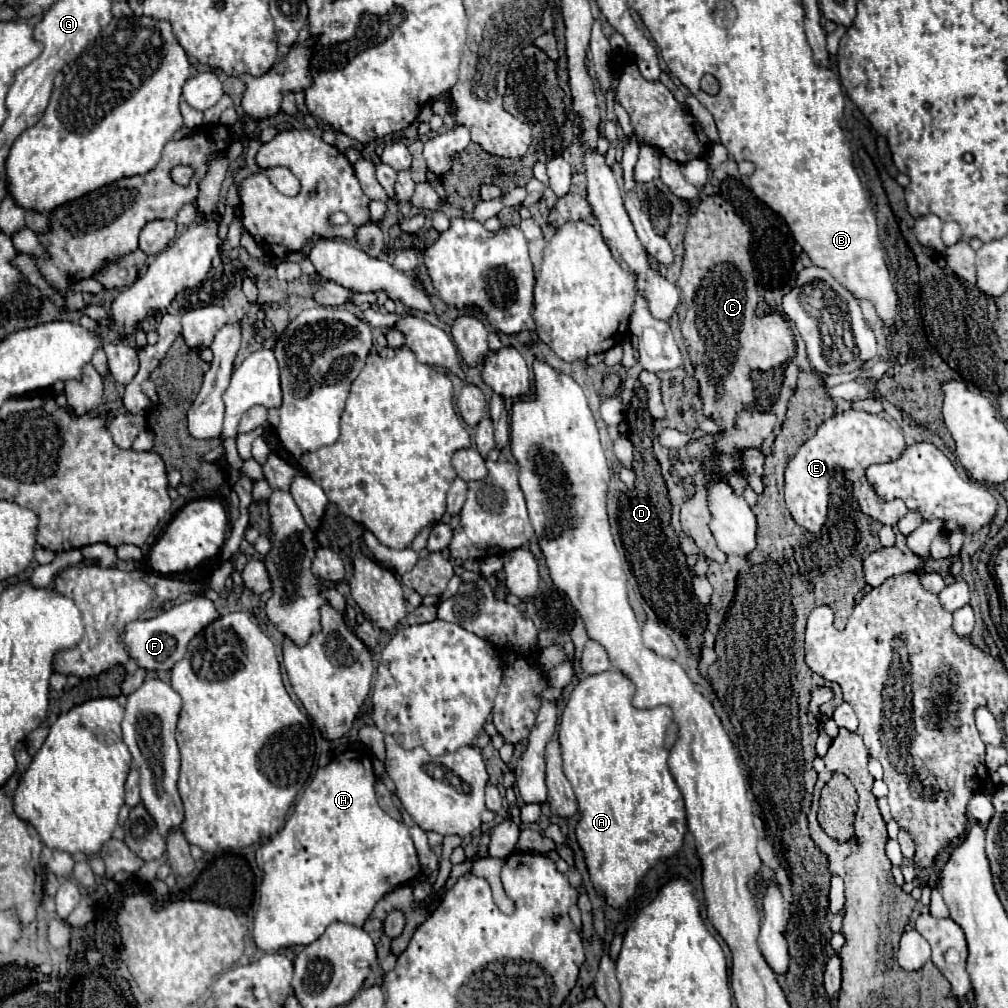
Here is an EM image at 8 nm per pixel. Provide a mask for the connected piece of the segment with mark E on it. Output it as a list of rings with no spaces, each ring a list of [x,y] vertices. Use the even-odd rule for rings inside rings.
[[[842,411],[822,423],[812,439],[808,439],[800,451],[790,459],[786,467],[786,483],[784,483],[784,501],[786,507],[792,515],[792,519],[804,527],[806,531],[820,531],[826,523],[828,507],[830,507],[830,495],[832,495],[832,483],[836,479],[844,479],[852,483],[854,487],[854,499],[858,503],[858,509],[864,515],[870,515],[872,519],[880,521],[882,525],[896,525],[898,519],[906,515],[906,505],[904,501],[882,501],[872,487],[868,485],[864,477],[864,469],[870,463],[882,463],[882,461],[892,461],[898,459],[900,453],[904,451],[906,441],[902,433],[890,425],[886,419],[878,415],[870,415],[864,411]]]

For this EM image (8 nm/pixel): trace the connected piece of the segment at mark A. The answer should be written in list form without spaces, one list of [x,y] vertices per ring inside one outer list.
[[[608,669],[598,675],[584,677],[572,691],[570,701],[560,719],[560,747],[564,759],[564,775],[572,783],[580,821],[576,825],[576,841],[582,849],[590,881],[596,891],[606,895],[606,903],[614,909],[628,905],[644,875],[662,859],[680,853],[686,835],[686,813],[682,795],[668,769],[670,751],[664,745],[666,729],[672,723],[670,707],[636,709],[632,707],[634,683],[620,671]]]

